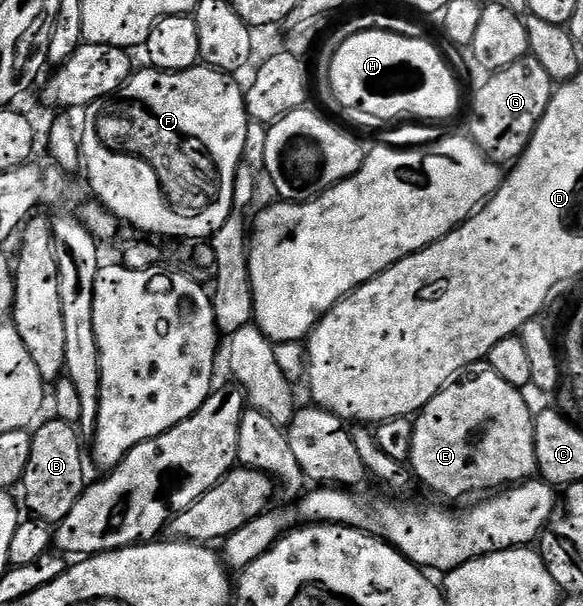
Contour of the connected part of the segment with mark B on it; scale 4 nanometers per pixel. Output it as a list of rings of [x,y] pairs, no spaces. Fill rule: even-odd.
[[[59,420],[51,421],[41,421],[32,434],[30,464],[26,464],[22,483],[22,491],[24,490],[22,502],[27,513],[28,510],[32,513],[29,515],[33,519],[49,524],[58,524],[70,512],[70,508],[74,508],[74,504],[78,504],[84,491],[86,485],[86,479],[84,479],[86,450],[85,447],[84,450],[80,447],[82,435],[73,423]]]

